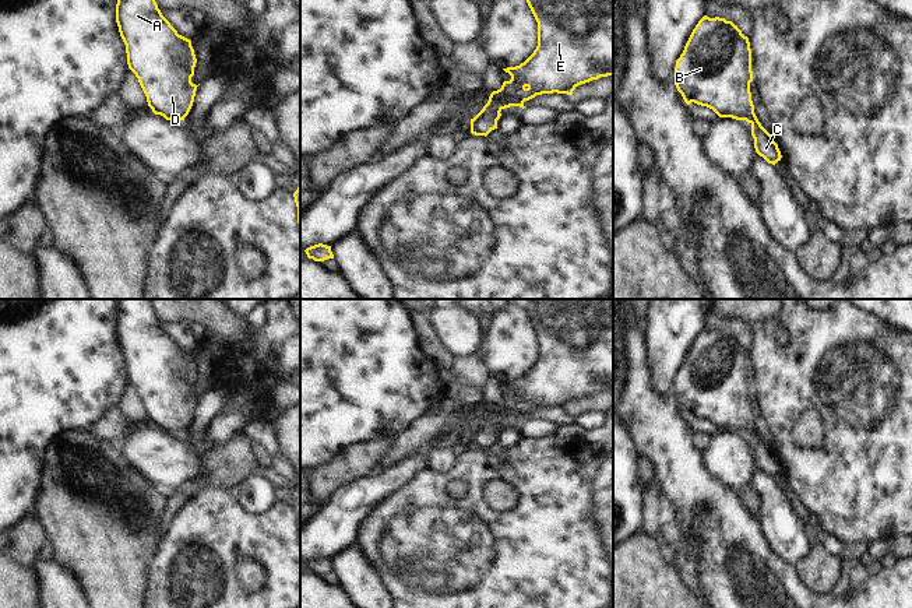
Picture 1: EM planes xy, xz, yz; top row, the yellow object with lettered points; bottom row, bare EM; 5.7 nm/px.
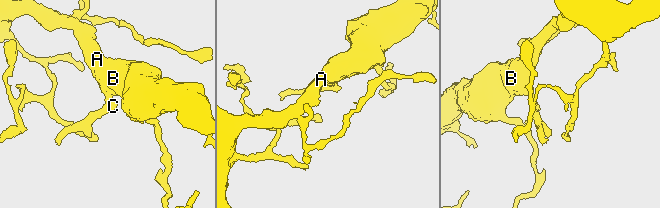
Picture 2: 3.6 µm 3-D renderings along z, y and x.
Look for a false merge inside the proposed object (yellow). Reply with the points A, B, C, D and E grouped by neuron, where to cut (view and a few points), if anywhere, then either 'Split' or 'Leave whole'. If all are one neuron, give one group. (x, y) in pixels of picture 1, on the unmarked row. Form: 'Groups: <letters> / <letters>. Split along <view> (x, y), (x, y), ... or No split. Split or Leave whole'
Groups: A B C D E. No split. Leave whole

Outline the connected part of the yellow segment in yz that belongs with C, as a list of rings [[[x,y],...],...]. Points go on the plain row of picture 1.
[[[704,328],[693,342],[683,366],[676,373],[675,398],[684,415],[712,422],[719,430],[746,433],[751,437],[756,465],[775,478],[782,468],[772,449],[761,439],[751,414],[751,362],[749,351],[732,334]]]

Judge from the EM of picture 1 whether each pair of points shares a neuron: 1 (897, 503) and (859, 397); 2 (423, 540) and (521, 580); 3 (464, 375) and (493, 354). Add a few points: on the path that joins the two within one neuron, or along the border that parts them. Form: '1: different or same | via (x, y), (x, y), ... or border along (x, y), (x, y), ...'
1: same | via (897, 477), (897, 433), (886, 422)
2: same | via (447, 563), (464, 580), (497, 580)
3: different | border along (481, 358), (490, 376)

